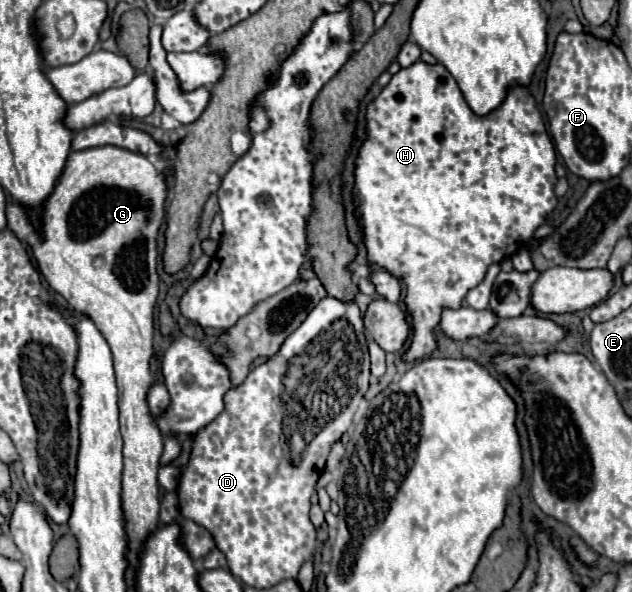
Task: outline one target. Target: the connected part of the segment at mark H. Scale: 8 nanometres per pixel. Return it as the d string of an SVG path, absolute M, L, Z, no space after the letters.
M418 62L418 64L412 64L410 68L402 68L398 74L392 76L390 84L368 106L366 116L368 116L368 140L362 144L358 160L356 160L354 194L356 194L356 204L358 204L358 218L360 218L364 232L366 232L366 248L368 248L370 262L388 270L396 278L402 278L402 282L406 284L406 306L408 306L408 312L410 312L414 324L412 324L412 336L410 336L412 344L410 344L404 358L418 360L418 358L428 356L436 348L432 328L438 326L442 308L460 308L468 290L472 290L474 286L478 286L484 280L486 268L490 264L498 264L504 258L510 258L512 254L516 254L532 238L534 230L544 224L546 216L554 210L554 206L556 206L556 196L554 196L556 152L554 152L554 144L546 132L546 126L542 122L542 114L536 108L536 102L526 88L510 90L510 96L506 96L502 108L490 112L490 116L480 118L470 110L456 80L442 64L428 66L426 62Z

